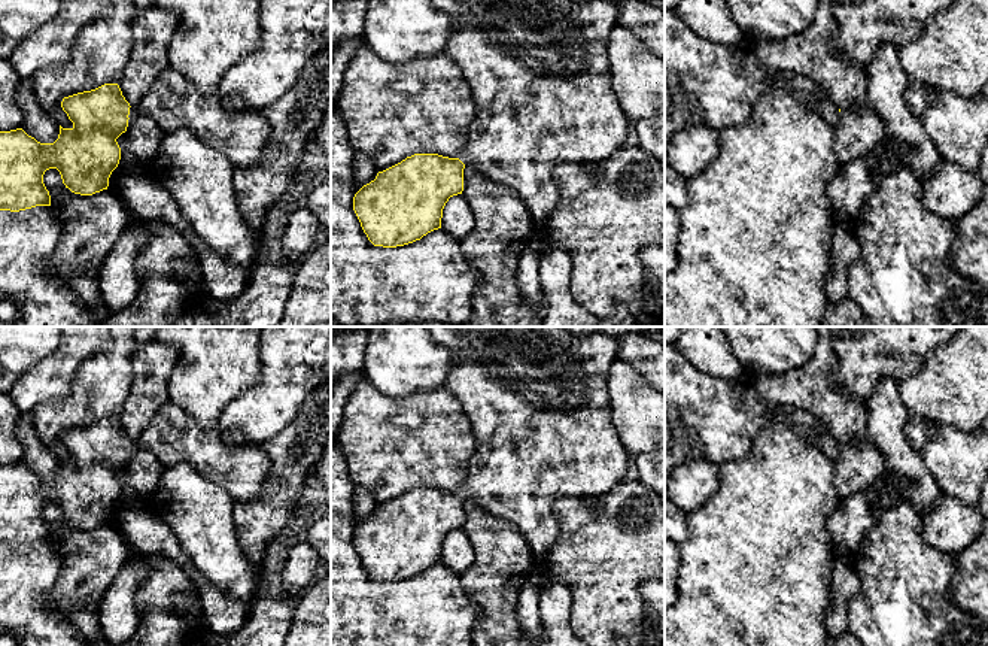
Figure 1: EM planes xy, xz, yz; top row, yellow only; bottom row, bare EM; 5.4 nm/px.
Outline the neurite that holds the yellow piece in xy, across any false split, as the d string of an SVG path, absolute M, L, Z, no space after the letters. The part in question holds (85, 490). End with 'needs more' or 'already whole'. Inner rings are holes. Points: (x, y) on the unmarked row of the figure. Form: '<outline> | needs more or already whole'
M170 400L136 440L125 434L118 418L104 418L64 431L61 442L73 461L60 460L54 477L40 477L22 462L0 465L0 545L51 540L43 518L49 503L57 503L75 528L92 530L107 524L121 494L116 473L136 449L148 449L164 467L191 462L201 476L224 486L234 501L256 498L271 467L259 443L229 446L219 427L201 427Z | needs more

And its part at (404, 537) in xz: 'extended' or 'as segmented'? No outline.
extended

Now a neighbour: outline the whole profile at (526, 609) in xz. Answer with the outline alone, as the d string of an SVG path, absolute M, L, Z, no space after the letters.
M528 580L517 594L516 616L522 633L535 645L547 643L545 630L539 621L538 601L541 588Z

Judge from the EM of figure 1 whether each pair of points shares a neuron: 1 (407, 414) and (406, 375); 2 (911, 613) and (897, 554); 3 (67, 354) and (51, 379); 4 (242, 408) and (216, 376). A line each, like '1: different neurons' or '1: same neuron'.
1: different neurons
2: same neuron
3: same neuron
4: different neurons

